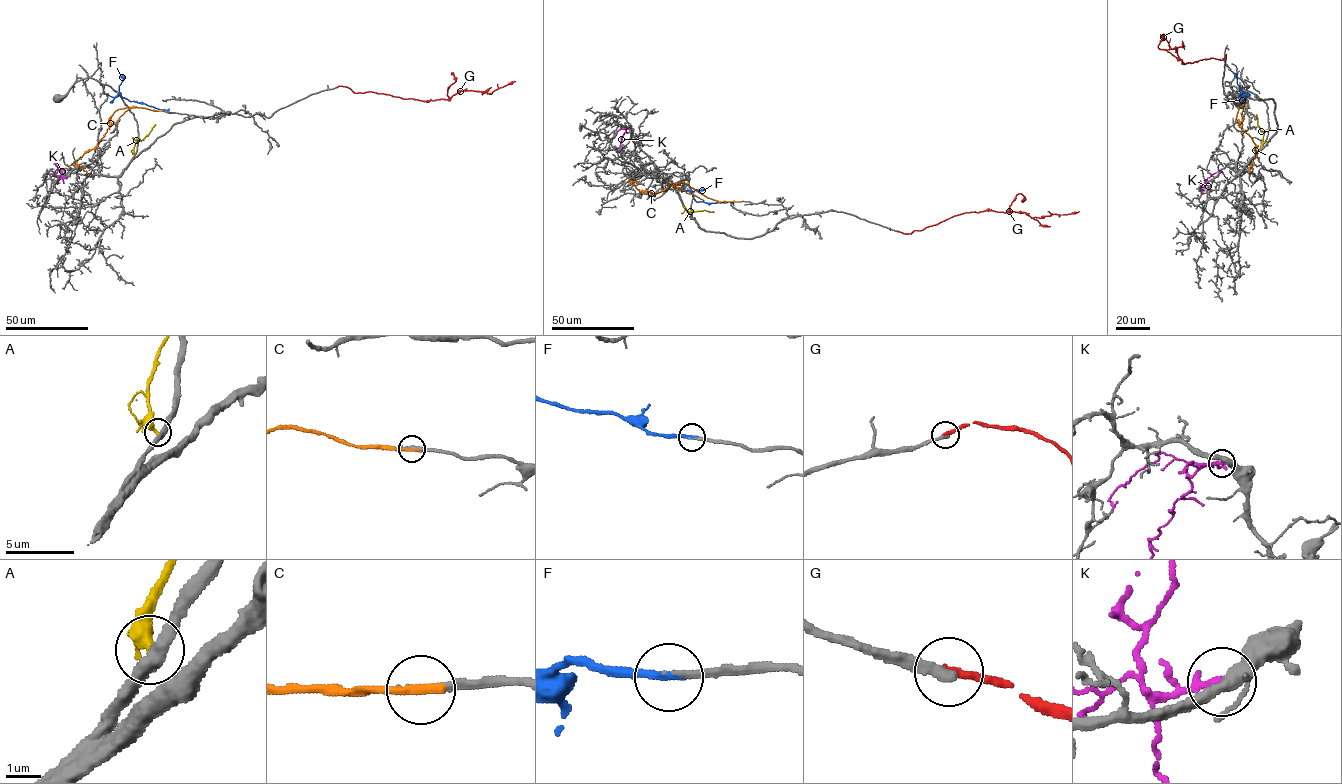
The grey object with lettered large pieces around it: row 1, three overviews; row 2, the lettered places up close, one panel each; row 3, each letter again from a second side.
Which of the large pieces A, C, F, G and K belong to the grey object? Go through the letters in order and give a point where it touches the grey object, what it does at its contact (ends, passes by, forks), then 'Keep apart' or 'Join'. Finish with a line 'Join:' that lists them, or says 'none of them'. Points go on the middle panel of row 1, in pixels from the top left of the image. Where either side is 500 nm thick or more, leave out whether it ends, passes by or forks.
A: Touches grey at (685, 208). It ends there. Keep apart
C: Touches grey at (739, 201). It ends there. Keep apart
F: Touches grey at (738, 201). It ends there. Join
G: Touches grey at (898, 231). It ends there. Keep apart
K: Touches grey at (630, 128). It ends there. Keep apart
Join: F

